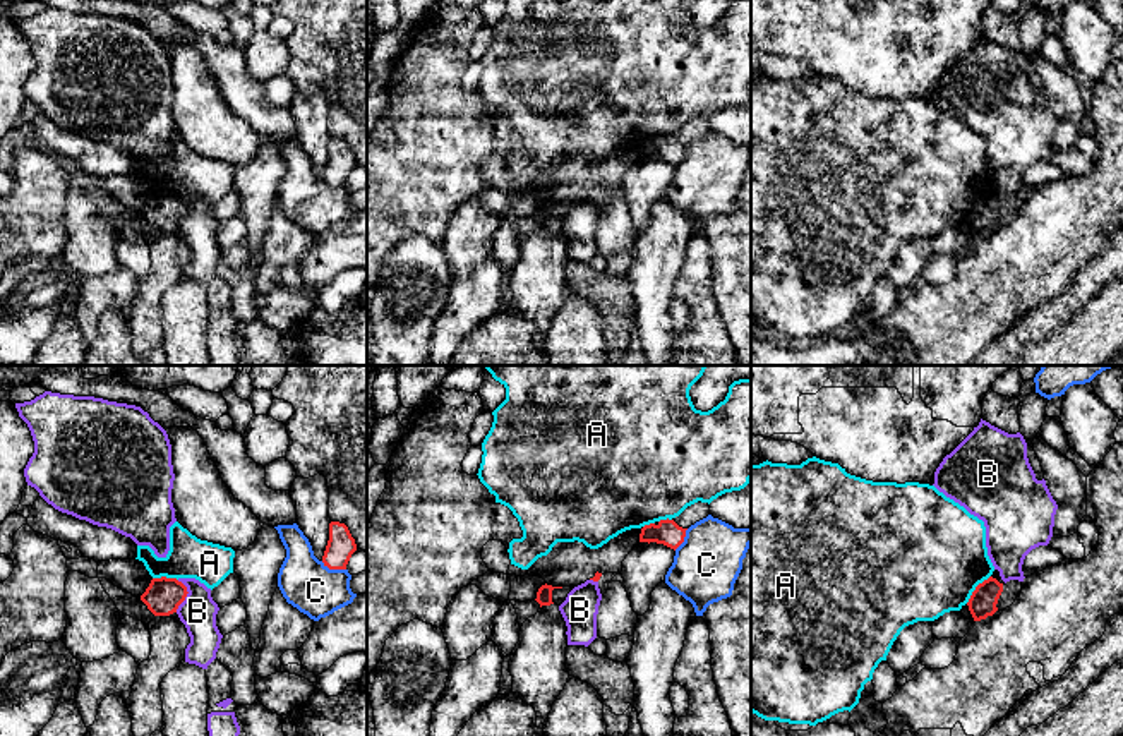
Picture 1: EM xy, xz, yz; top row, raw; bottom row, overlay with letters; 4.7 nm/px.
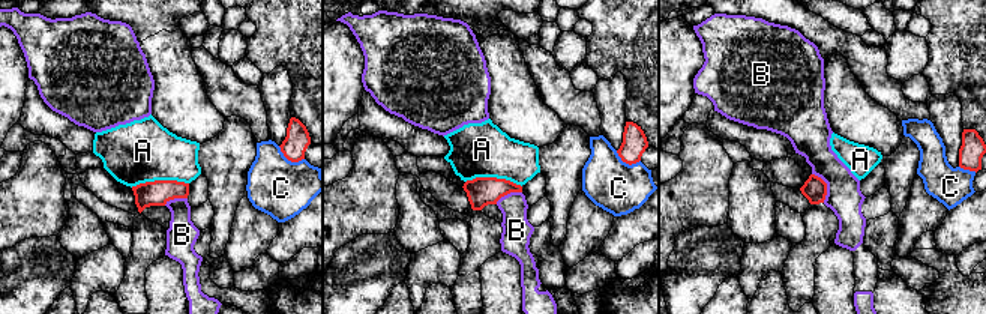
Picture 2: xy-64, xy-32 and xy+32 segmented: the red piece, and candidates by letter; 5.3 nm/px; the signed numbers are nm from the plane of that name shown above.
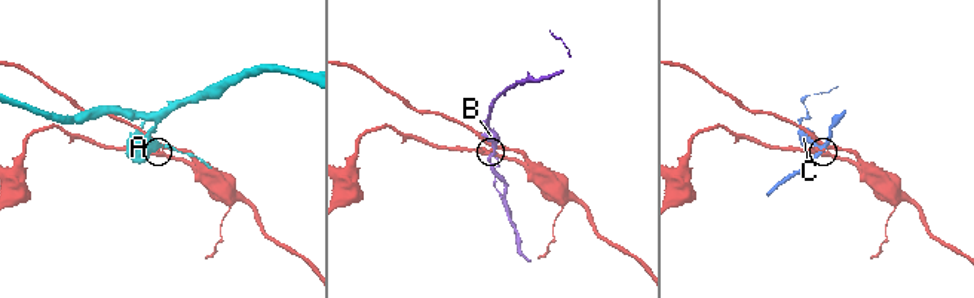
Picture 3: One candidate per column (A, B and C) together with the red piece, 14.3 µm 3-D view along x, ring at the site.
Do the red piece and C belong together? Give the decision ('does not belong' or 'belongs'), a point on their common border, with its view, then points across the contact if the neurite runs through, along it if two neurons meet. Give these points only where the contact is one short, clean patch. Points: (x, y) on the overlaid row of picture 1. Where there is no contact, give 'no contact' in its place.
does not belong; contact xy (333, 568); border xy (321, 561), (330, 568), (345, 570)

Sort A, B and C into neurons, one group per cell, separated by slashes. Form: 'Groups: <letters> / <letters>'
Groups: A / B / C

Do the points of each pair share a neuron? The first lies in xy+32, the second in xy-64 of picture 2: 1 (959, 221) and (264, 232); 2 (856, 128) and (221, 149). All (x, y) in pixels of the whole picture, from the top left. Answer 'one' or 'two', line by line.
1: two
2: two

